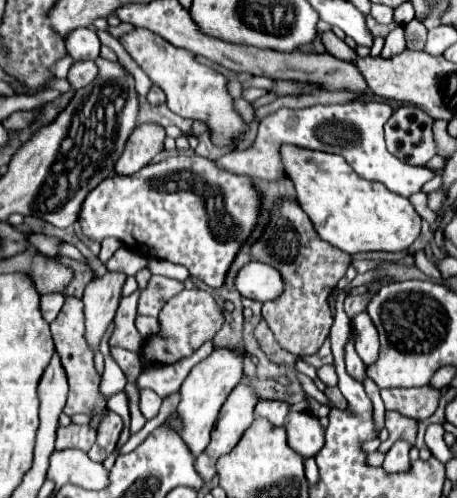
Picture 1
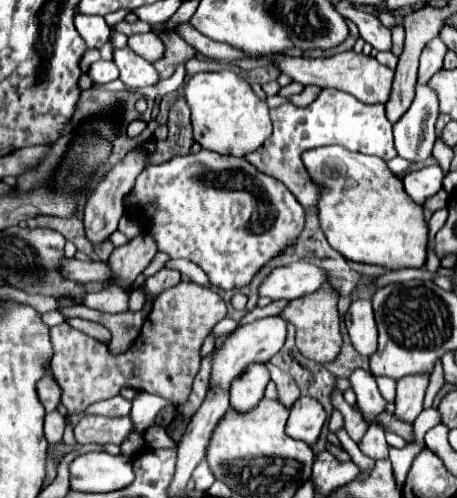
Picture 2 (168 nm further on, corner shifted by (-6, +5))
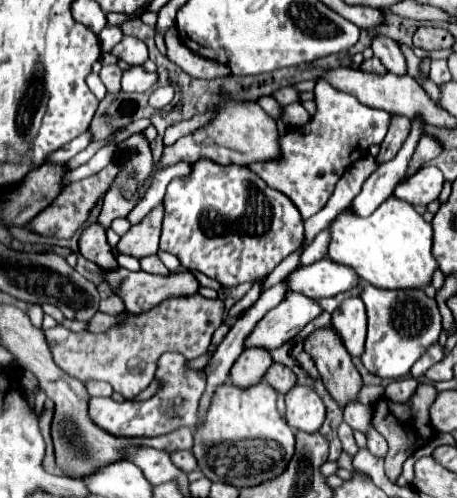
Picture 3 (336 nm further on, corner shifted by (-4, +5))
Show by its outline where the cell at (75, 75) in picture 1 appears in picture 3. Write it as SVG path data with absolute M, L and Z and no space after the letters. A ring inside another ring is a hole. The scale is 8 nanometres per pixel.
M103 65L99 77L105 83L109 93L119 93L121 91L121 75L123 71L117 65Z

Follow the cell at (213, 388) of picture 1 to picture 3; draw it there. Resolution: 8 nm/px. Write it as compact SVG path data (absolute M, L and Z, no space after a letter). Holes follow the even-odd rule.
M289 291L281 305L271 309L263 321L257 323L255 331L245 341L245 347L263 347L269 351L277 349L283 343L291 341L307 323L311 323L321 313L323 307L317 299Z

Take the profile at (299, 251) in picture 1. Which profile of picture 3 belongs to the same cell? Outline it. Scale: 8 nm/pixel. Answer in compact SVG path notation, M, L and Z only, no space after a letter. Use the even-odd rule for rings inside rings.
M319 329L305 341L305 351L315 359L319 375L329 389L329 395L345 409L357 401L357 393L363 385L361 373L353 365L351 355L339 341L333 329Z

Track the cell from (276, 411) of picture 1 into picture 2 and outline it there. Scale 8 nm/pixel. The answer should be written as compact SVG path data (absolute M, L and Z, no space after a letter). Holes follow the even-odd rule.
M267 363L267 369L271 371L271 379L277 385L277 399L279 399L279 403L283 403L289 409L299 399L299 389L297 389L295 381L285 371L277 369L271 363Z

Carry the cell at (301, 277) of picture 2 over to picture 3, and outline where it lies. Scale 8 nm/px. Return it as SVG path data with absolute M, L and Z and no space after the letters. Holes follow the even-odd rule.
M325 257L309 267L299 267L289 275L289 289L301 291L313 299L335 297L339 293L351 291L361 283L361 277L349 265L335 263Z

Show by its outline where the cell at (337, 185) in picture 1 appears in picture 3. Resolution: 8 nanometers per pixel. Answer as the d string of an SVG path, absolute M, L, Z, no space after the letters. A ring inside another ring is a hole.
M391 195L369 217L341 213L331 225L329 257L353 267L363 281L379 289L425 289L431 285L433 273L439 267L431 255L431 245L431 223L427 223L413 205Z

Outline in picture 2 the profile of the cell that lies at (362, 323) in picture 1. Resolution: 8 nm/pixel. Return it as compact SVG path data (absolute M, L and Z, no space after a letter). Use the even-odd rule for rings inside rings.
M359 299L353 301L349 311L347 311L347 331L351 337L353 347L357 349L357 353L361 355L371 355L375 353L375 345L377 345L377 325L373 319L373 309L371 309L371 301Z

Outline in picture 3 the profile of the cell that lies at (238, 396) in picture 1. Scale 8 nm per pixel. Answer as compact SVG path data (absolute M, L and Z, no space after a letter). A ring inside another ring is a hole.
M245 349L239 359L235 361L229 379L237 387L251 387L259 383L265 375L265 371L271 367L271 355L265 349Z

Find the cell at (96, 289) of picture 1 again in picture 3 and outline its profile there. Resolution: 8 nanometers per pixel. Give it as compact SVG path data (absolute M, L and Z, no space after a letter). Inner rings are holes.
M161 203L161 205L153 207L139 223L131 225L131 229L117 243L117 251L131 255L135 259L157 253L163 213L165 213L165 209L163 209L163 203Z

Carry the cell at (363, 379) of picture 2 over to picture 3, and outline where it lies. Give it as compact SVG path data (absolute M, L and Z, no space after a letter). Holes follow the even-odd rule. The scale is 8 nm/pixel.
M371 427L369 429L369 435L367 435L367 449L375 455L375 457L385 457L385 453L387 453L387 441Z

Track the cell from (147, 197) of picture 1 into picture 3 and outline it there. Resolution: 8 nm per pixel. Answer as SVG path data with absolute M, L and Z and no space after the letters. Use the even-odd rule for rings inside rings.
M199 159L191 169L189 177L173 179L167 187L161 231L161 249L173 253L185 269L197 269L217 279L223 287L233 287L269 275L287 255L297 251L303 241L303 219L281 191L273 191L249 167L241 165L217 165L209 159Z

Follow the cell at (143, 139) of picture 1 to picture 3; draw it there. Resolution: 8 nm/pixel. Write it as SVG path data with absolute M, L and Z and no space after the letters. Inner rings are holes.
M93 223L87 229L83 229L81 239L79 239L79 251L85 259L97 263L101 271L119 269L119 263L113 255L113 249L107 243L105 227L101 223Z

